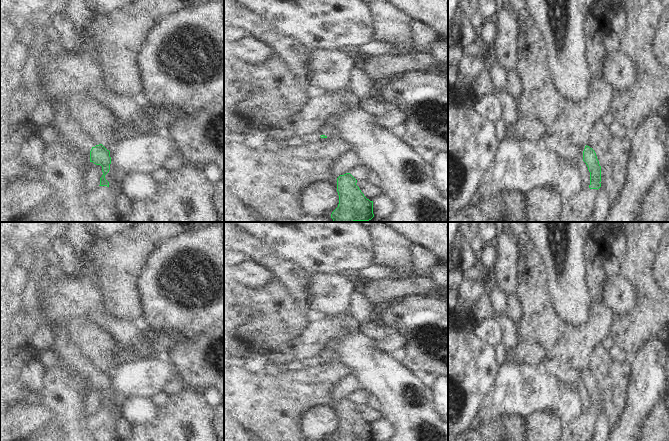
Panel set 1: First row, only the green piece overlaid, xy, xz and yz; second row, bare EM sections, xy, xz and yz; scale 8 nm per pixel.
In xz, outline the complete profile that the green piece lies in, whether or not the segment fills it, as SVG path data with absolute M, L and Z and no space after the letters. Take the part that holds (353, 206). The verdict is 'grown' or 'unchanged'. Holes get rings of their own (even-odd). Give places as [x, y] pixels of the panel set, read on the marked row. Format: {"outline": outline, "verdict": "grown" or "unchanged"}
{"outline": "M350 173L337 178L339 204L331 214L334 222L369 221L374 217L373 201L364 196L356 183Z", "verdict": "unchanged"}

